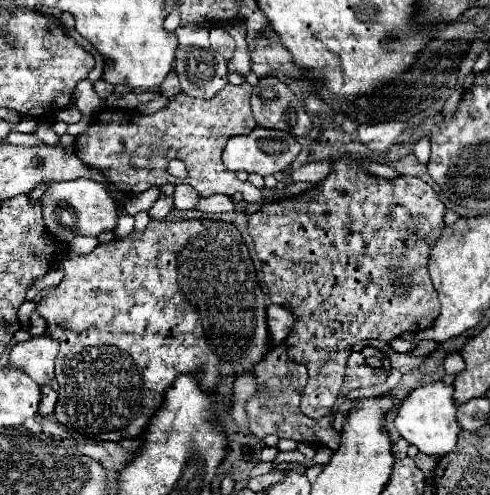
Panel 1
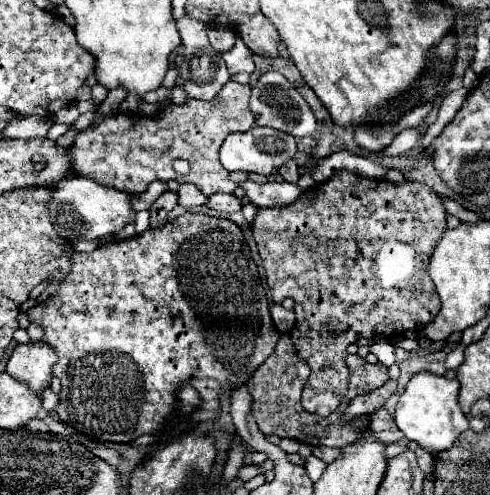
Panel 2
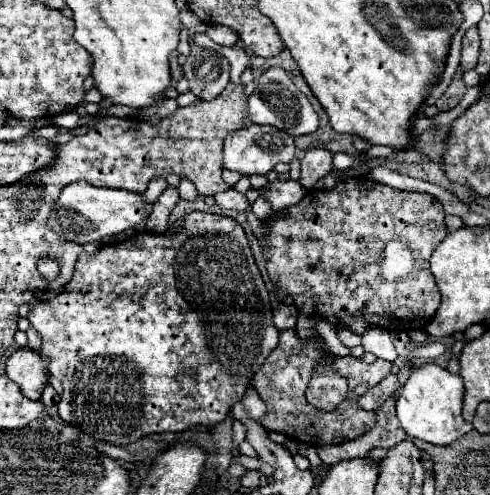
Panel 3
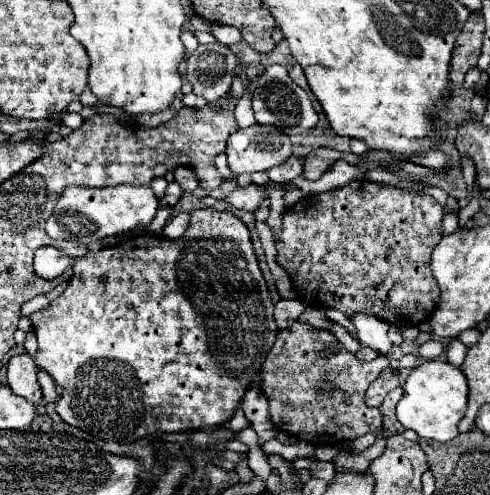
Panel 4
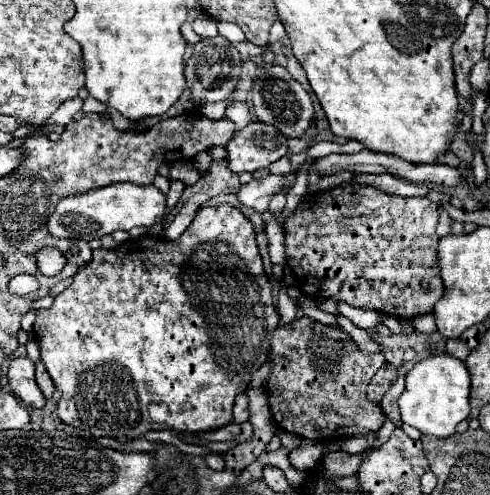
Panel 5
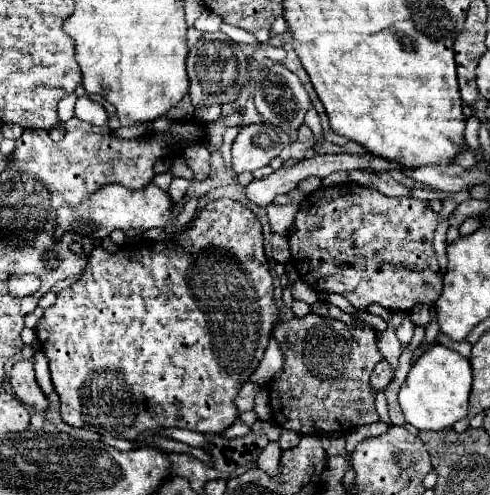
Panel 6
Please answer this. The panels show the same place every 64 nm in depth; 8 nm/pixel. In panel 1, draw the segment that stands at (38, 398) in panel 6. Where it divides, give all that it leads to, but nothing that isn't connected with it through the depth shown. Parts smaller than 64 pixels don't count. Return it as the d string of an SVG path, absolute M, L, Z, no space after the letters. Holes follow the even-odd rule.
M50 336L30 338L28 342L16 344L10 352L10 362L24 368L32 380L46 386L54 378L54 358L58 354L58 342Z

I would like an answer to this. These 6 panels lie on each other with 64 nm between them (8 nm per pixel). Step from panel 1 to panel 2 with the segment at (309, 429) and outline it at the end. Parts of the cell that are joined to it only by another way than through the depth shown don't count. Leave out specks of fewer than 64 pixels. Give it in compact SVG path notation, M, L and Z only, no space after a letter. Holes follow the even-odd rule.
M282 334L272 356L268 356L268 360L248 380L248 388L252 392L252 416L254 416L260 432L264 436L276 434L280 438L292 438L292 440L298 440L298 442L310 444L310 446L342 448L342 446L350 444L352 438L358 436L360 426L356 424L356 428L344 428L338 422L342 418L348 402L340 404L340 414L330 414L328 418L318 418L318 416L312 416L312 414L302 410L300 394L302 394L302 388L306 384L308 372L310 372L308 364L298 360L296 350L292 348L290 336Z

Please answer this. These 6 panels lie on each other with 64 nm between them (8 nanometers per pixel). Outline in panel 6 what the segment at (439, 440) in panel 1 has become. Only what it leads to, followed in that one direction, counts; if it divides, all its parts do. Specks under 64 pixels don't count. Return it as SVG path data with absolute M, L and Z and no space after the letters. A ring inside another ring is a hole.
M432 346L410 368L408 378L398 394L400 408L408 424L416 430L446 430L468 416L468 394L472 386L472 370L468 358L446 346Z

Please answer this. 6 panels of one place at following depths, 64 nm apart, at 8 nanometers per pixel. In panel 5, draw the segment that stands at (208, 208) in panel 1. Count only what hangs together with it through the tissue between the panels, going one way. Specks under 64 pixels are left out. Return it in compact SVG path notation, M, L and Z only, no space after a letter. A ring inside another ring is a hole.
M268 174L266 178L260 178L260 180L250 180L248 184L240 186L240 190L236 192L236 198L248 206L248 208L254 208L258 212L264 212L268 208L268 202L270 198L286 184L286 182L294 182L296 180L296 174L288 174L288 176L274 176L274 174Z

